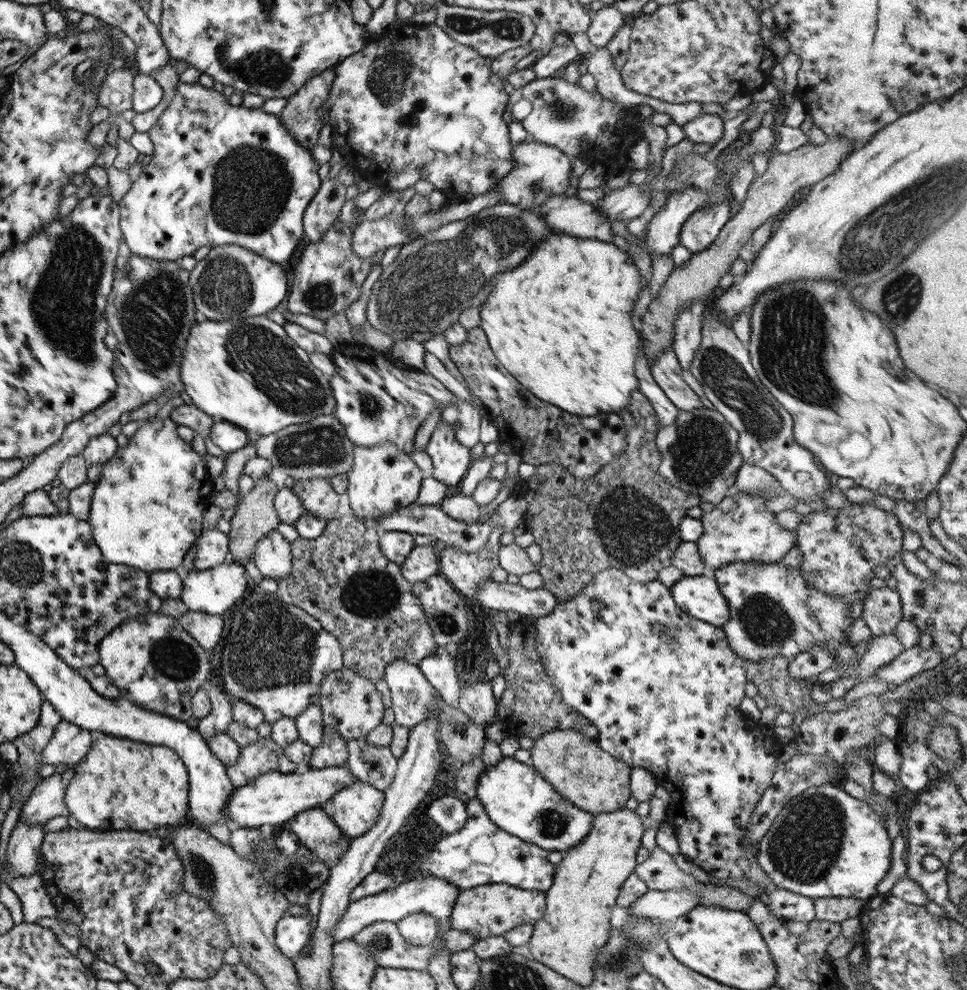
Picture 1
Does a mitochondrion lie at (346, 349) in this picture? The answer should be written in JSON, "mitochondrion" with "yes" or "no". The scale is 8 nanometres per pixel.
{"mitochondrion":"no"}

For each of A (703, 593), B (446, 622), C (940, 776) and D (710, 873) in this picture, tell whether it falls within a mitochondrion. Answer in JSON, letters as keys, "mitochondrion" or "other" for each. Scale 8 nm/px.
{"A":"other","B":"mitochondrion","C":"other","D":"other"}

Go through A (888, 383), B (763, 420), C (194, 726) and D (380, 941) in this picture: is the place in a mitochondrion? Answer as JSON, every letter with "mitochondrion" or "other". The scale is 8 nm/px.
{"A":"other","B":"mitochondrion","C":"other","D":"mitochondrion"}

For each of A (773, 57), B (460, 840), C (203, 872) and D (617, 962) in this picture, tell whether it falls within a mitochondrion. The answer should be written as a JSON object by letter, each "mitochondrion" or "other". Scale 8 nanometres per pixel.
{"A":"other","B":"other","C":"mitochondrion","D":"mitochondrion"}

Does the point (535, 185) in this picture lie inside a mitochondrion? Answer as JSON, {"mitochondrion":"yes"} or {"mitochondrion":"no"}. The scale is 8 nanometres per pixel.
{"mitochondrion":"yes"}

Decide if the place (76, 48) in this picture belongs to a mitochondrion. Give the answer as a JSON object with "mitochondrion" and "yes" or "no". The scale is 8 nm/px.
{"mitochondrion":"no"}

